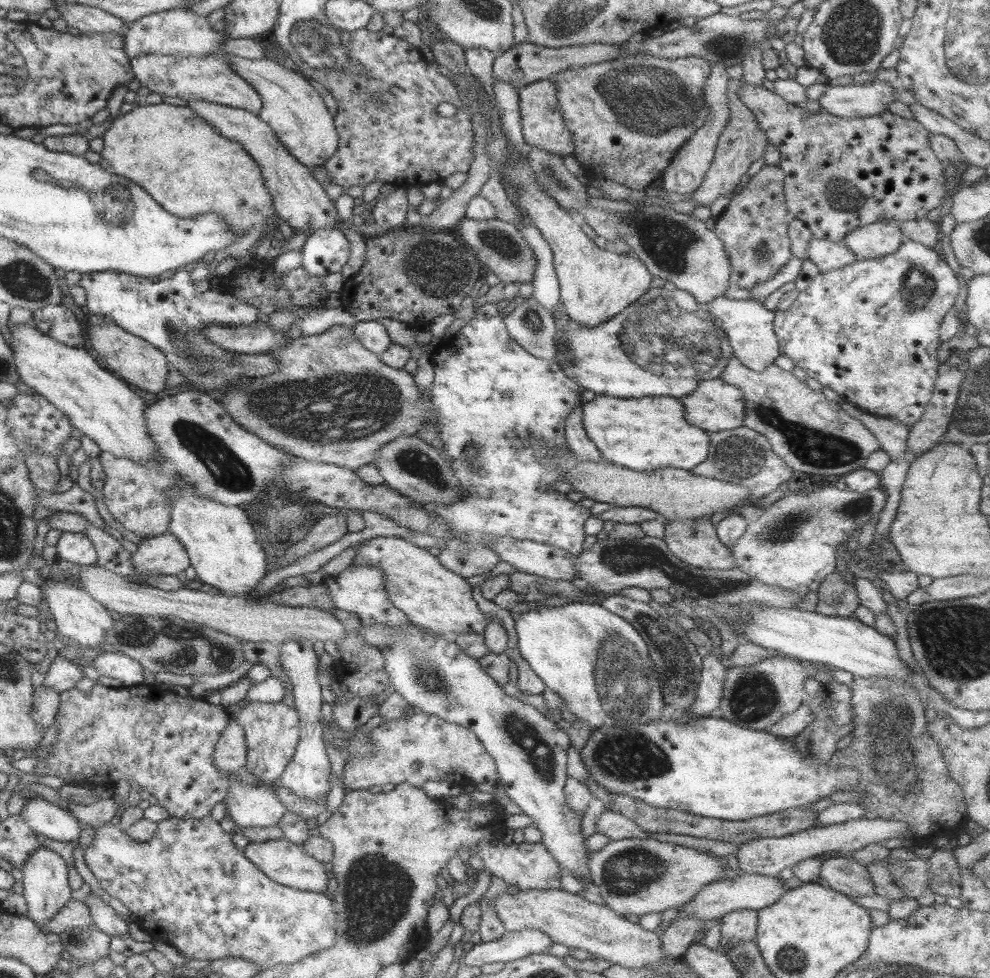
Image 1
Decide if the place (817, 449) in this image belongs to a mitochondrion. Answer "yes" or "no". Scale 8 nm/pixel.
yes

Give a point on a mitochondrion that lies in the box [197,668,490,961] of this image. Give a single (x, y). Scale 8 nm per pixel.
(376, 891)

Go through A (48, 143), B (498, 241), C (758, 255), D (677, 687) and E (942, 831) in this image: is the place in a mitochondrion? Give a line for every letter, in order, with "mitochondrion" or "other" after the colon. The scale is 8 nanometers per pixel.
A: other
B: mitochondrion
C: mitochondrion
D: mitochondrion
E: other

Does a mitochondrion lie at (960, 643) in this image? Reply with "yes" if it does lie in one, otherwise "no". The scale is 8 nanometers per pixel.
yes

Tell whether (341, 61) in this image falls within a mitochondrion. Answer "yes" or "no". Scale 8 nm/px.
yes

